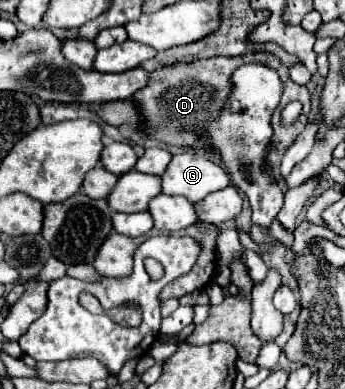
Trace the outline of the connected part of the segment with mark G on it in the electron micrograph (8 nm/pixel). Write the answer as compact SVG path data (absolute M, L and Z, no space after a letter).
M178 153L164 171L162 193L182 195L192 203L230 185L224 169L200 153Z

